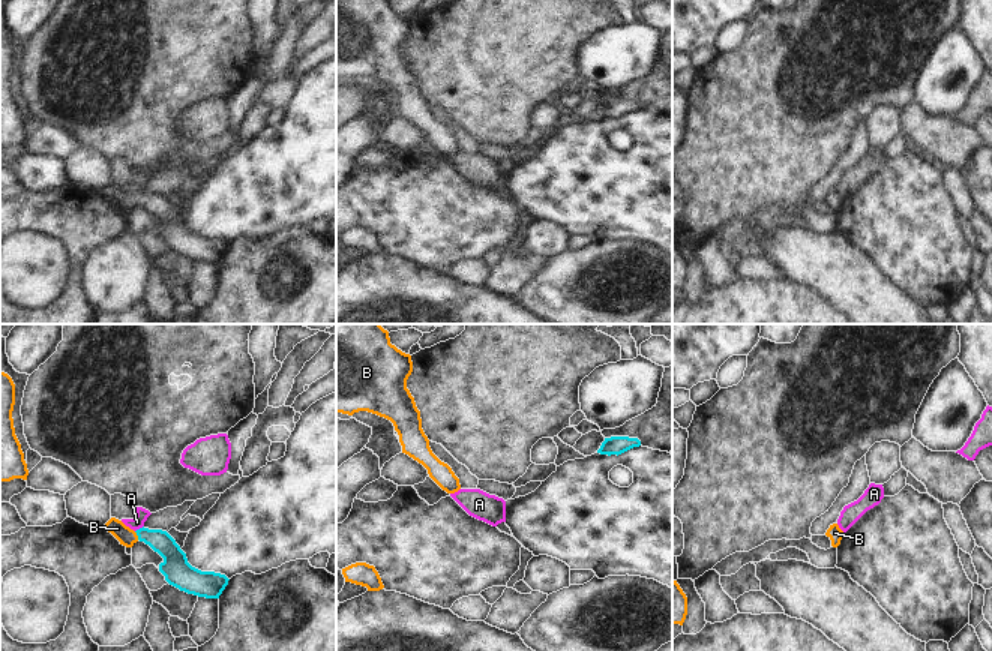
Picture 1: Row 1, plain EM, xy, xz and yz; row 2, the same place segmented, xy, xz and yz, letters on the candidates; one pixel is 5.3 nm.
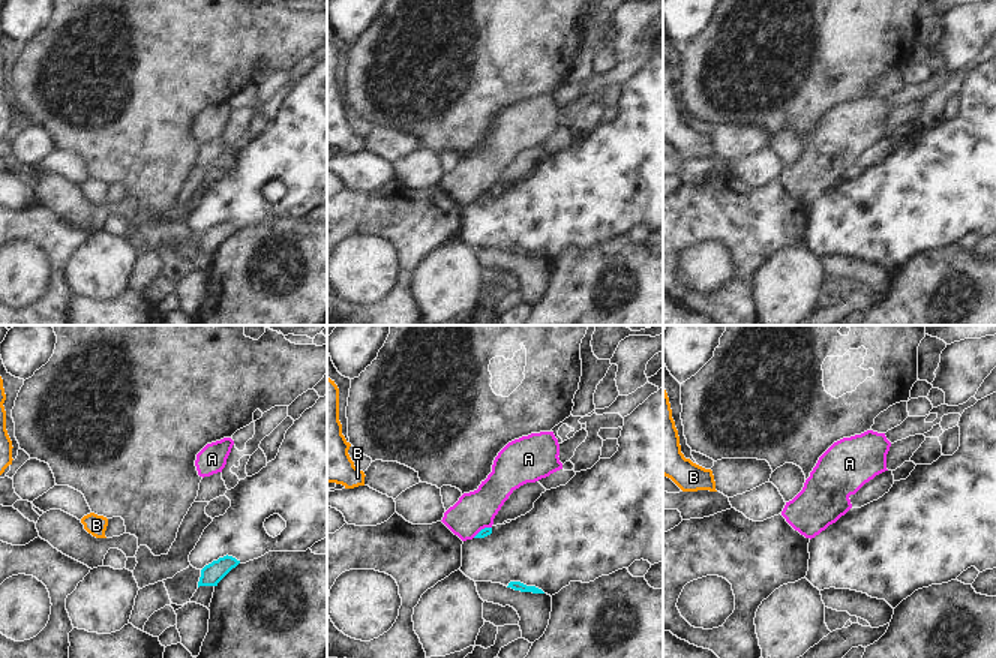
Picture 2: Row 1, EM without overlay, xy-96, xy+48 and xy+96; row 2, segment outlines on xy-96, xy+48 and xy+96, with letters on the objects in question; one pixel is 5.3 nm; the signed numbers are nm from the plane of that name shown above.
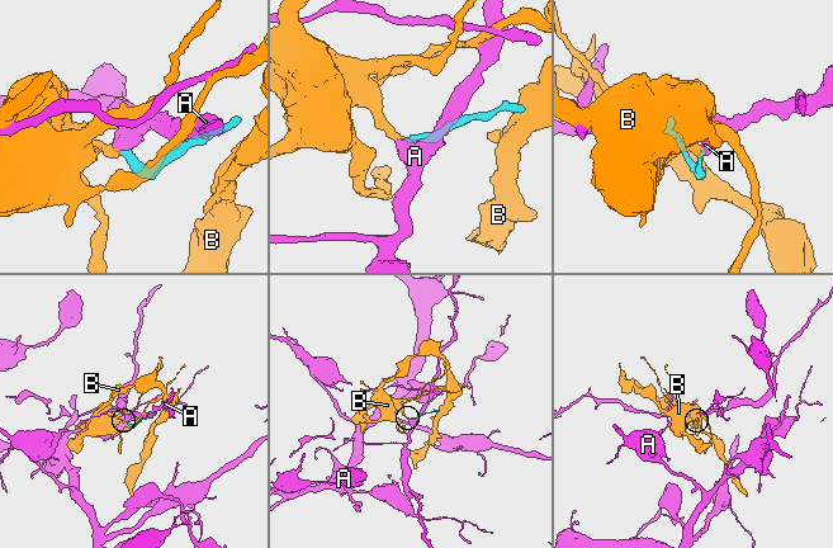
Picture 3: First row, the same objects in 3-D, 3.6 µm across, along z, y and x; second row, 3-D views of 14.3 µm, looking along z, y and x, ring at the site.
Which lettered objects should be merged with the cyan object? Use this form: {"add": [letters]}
{"add": ["B"]}

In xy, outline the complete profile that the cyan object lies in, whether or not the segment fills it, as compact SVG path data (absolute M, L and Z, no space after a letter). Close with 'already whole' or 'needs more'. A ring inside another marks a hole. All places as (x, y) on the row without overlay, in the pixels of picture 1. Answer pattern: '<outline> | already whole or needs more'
M111 182L104 192L126 212L132 212L138 204L149 208L164 222L159 236L165 244L180 255L206 262L219 262L228 249L230 243L225 238L192 231L186 218L167 195L144 190L134 195L116 182Z | needs more

